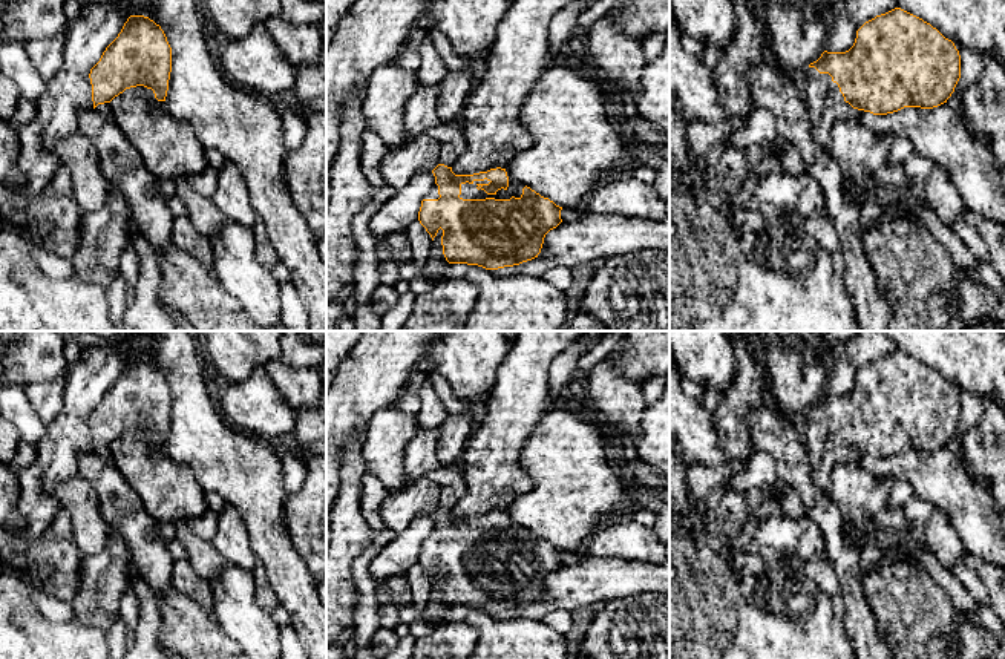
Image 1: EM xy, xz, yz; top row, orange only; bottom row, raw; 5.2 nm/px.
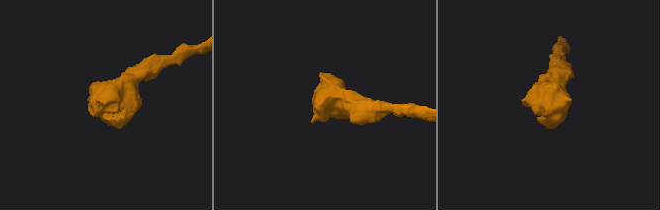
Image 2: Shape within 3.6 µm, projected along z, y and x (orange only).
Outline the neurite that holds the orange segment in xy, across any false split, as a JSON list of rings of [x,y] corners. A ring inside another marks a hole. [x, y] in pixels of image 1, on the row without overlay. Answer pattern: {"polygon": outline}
{"polygon": [[[130,359],[118,380],[90,412],[93,452],[110,463],[110,444],[126,432],[144,429],[165,444],[172,415],[172,391],[159,368]]]}

